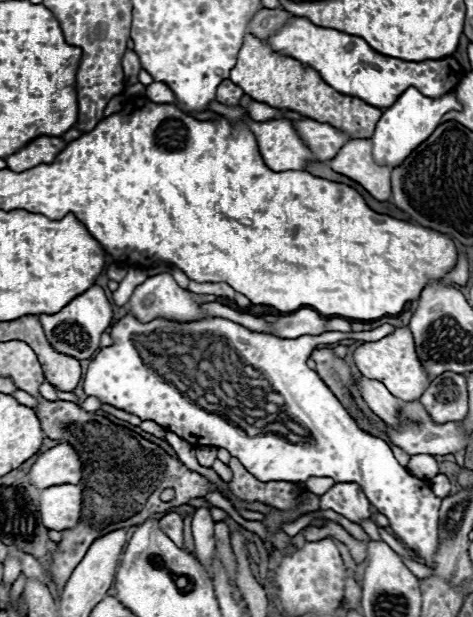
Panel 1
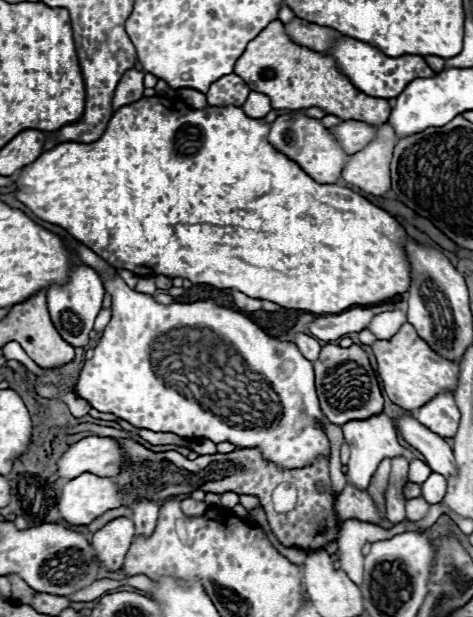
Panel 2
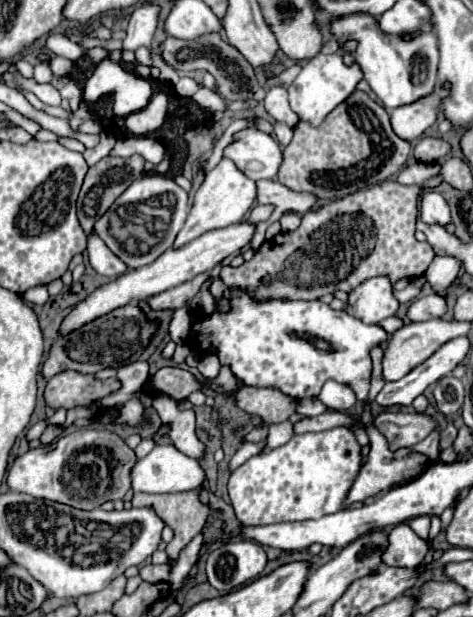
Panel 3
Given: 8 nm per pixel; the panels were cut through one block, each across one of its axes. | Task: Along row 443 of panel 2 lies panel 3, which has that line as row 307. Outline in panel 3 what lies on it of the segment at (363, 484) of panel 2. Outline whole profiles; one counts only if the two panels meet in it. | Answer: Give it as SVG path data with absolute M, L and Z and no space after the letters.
M376 276L348 292L346 312L364 324L376 324L388 316L394 316L398 306L400 304L394 298L390 278Z

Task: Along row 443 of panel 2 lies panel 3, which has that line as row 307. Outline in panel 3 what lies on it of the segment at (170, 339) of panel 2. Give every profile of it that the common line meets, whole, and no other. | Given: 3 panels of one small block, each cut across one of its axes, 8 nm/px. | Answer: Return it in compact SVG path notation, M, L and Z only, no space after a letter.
M228 288L226 294L230 302L228 312L220 312L220 302L214 300L214 312L208 316L196 318L192 330L188 334L188 344L198 348L202 354L216 354L220 366L228 366L232 374L246 386L272 386L282 394L288 394L294 400L302 398L316 398L322 390L326 380L334 380L340 384L350 384L356 398L362 402L368 396L370 388L370 374L372 374L372 360L370 348L384 342L388 334L374 326L362 324L360 320L352 318L344 310L332 310L328 304L322 302L306 302L306 300L256 300L244 290Z

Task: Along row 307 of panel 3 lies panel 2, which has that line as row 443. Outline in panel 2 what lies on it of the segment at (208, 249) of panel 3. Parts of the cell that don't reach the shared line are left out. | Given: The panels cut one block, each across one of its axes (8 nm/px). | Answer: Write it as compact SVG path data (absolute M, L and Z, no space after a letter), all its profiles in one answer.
M88 436L68 448L58 460L58 472L64 478L76 478L84 472L98 476L116 476L124 468L126 456L116 438Z

